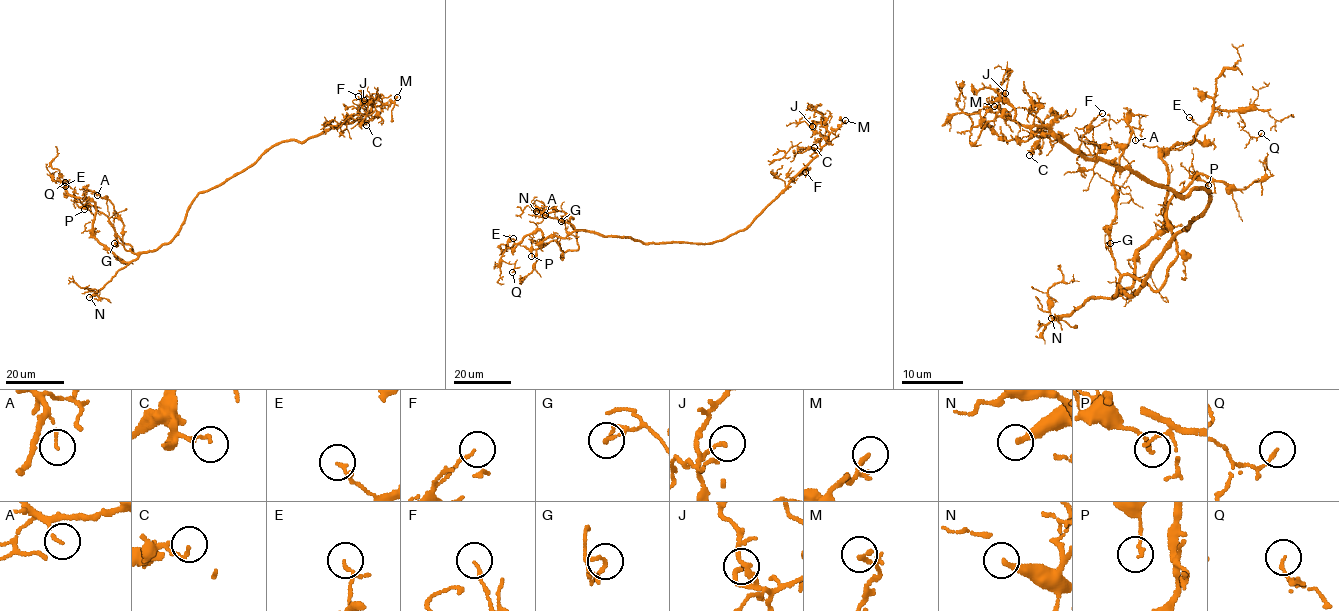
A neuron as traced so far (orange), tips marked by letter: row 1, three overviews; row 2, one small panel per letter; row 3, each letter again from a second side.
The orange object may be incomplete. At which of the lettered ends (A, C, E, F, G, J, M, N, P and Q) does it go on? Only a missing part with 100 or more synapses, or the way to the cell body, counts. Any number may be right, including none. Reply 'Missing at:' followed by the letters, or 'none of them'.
Missing at: N

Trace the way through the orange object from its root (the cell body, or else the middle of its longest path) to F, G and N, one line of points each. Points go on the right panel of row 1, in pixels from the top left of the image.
F: (1186, 229), (1201, 218), (1209, 202), (1208, 192), (1193, 189), (1183, 197), (1079, 152), (1082, 135), (1102, 113)
G: (1186, 229), (1168, 244), (1144, 285), (1128, 295), (1119, 285), (1114, 258), (1105, 247), (1106, 242), (1110, 243)
N: (1186, 229), (1168, 244), (1140, 290), (1128, 295), (1122, 289), (1110, 298), (1095, 296), (1069, 314), (1051, 318)

